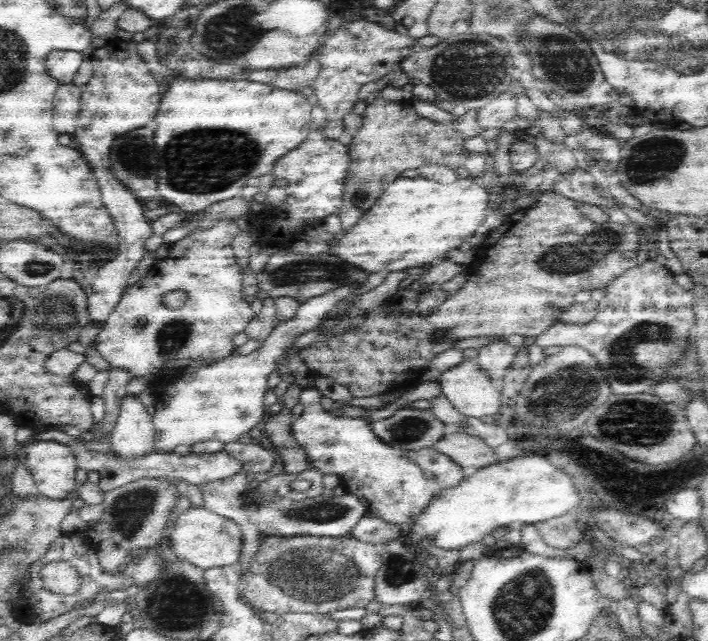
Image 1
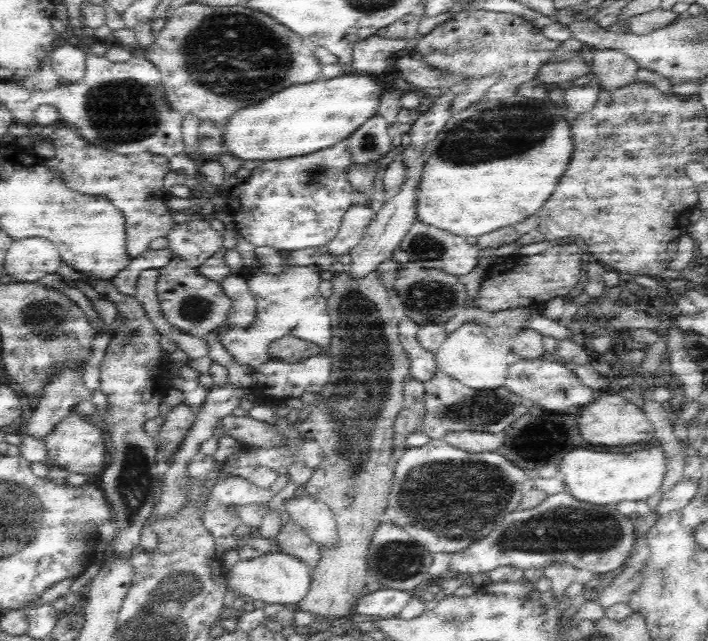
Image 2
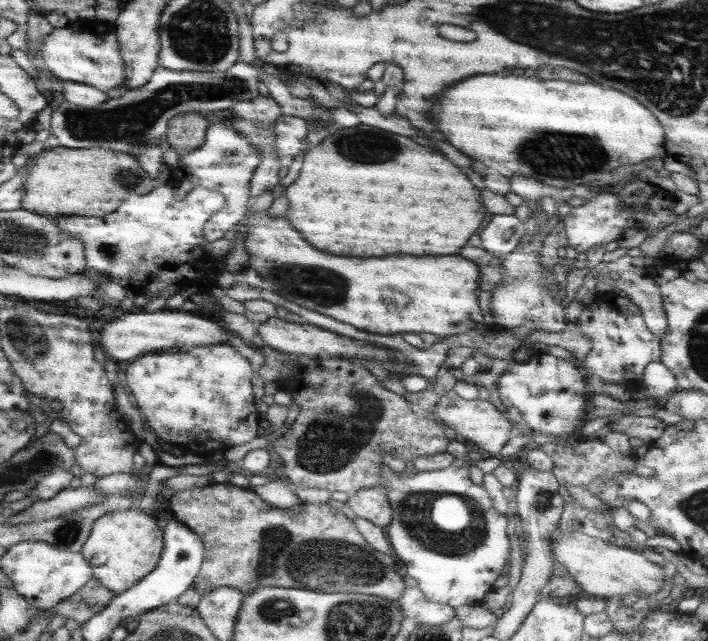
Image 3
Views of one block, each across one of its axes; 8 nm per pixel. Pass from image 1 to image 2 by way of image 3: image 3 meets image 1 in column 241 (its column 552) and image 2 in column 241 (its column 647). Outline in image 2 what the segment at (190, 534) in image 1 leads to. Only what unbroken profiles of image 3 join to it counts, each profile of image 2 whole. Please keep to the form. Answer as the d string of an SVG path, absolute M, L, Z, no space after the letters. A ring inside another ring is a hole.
M278 551L251 560L240 560L226 577L227 585L221 604L222 611L232 608L238 594L250 596L252 600L260 600L264 604L282 604L282 606L298 604L310 590L312 570L300 557Z

